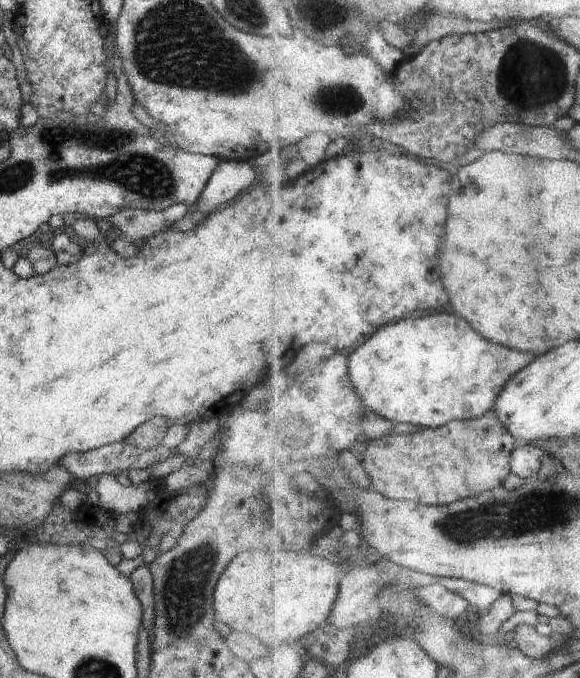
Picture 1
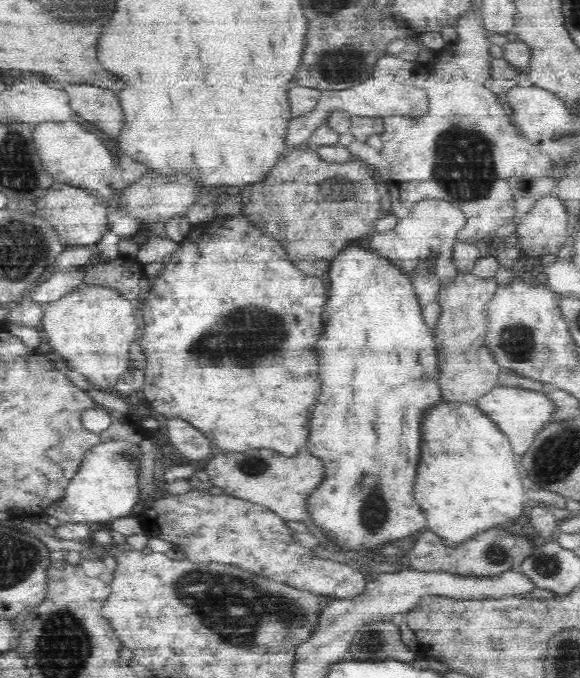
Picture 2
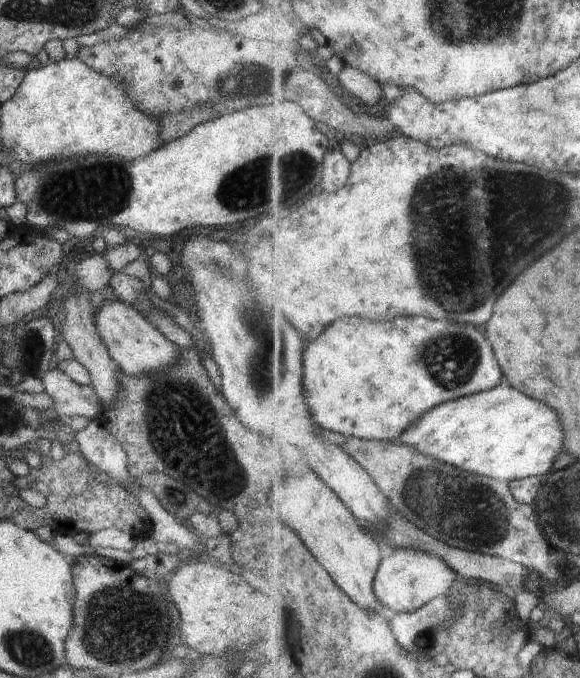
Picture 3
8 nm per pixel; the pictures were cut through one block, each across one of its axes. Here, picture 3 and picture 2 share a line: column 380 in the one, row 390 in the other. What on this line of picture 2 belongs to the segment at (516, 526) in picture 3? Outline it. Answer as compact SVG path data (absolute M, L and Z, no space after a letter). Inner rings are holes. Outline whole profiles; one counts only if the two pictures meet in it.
M472 273L458 274L455 280L446 286L442 285L437 301L441 304L442 314L433 332L437 348L439 378L438 386L444 403L460 403L474 406L476 398L488 389L498 386L498 363L490 356L486 347L482 348L484 336L484 306L497 289L495 279L485 283Z

